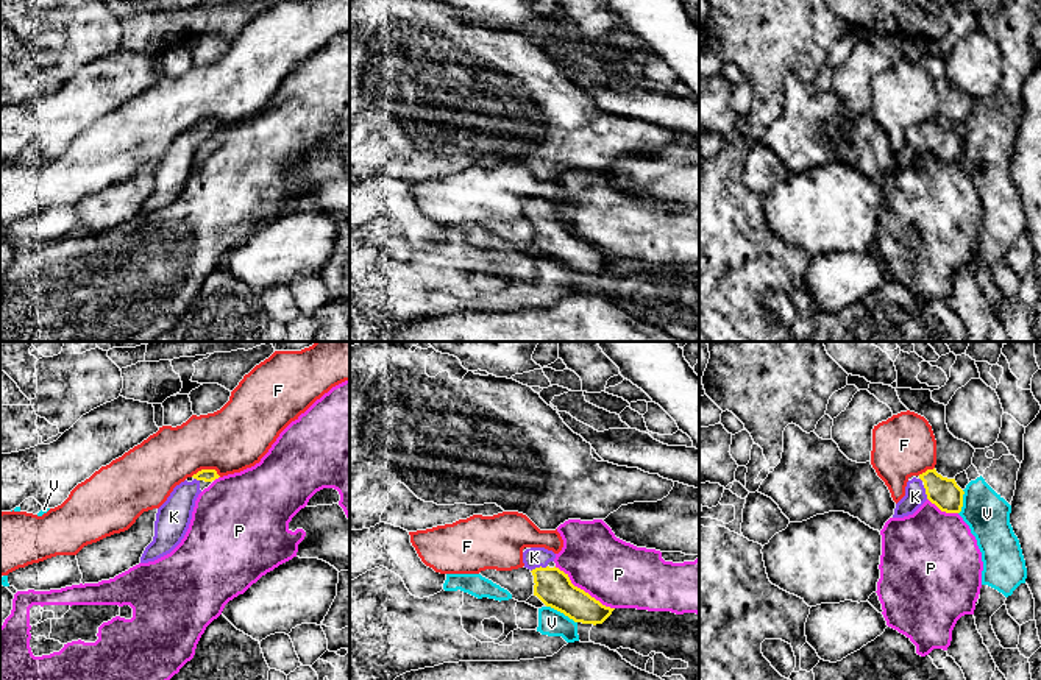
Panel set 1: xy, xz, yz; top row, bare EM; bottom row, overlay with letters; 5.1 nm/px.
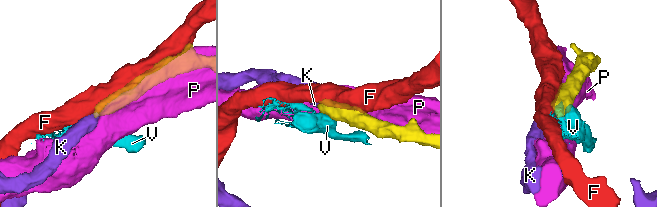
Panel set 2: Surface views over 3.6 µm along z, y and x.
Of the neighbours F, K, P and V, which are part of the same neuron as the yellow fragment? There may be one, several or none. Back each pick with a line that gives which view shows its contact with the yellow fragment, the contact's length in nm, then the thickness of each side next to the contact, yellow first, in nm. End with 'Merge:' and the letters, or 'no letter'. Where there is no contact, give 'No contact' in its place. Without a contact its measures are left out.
K: Touches yellow in xz. Shared border 90 nm. Thickness 190 nm (yellow) against 110 nm
Merge: K

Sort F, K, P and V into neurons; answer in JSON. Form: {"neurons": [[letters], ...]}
{"neurons": [["F"], ["K"], ["P"], ["V"]]}

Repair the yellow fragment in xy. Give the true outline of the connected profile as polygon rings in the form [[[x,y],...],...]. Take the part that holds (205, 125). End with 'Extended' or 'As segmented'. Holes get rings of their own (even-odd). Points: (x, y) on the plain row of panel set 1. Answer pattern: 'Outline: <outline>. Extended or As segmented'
Outline: [[[201,120],[192,126],[192,133],[181,133],[173,139],[167,151],[158,159],[153,192],[145,198],[140,214],[155,212],[170,204],[184,189],[195,158],[200,133],[219,129],[215,120]]]. Extended

